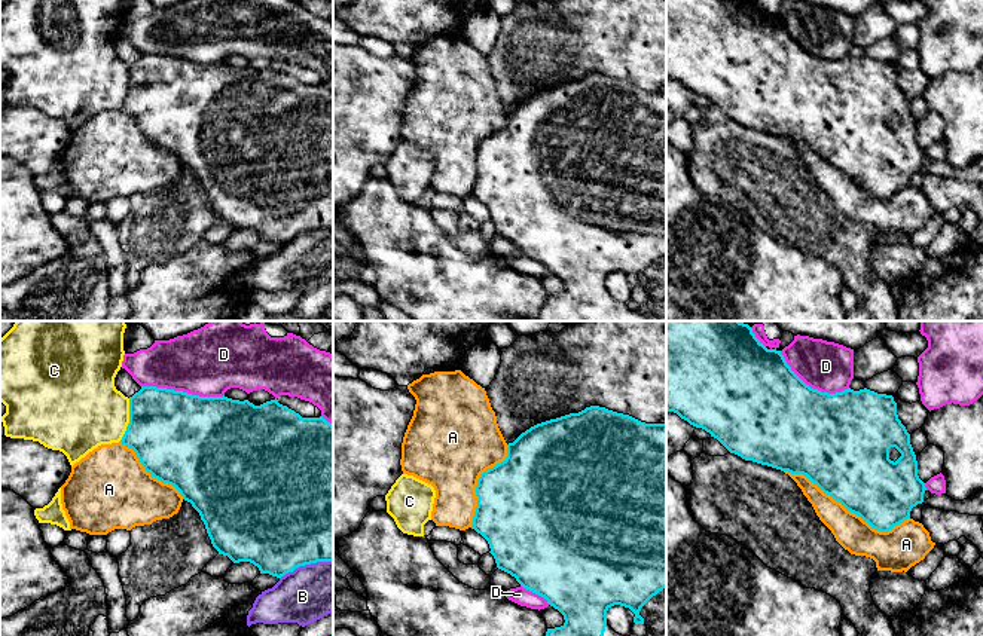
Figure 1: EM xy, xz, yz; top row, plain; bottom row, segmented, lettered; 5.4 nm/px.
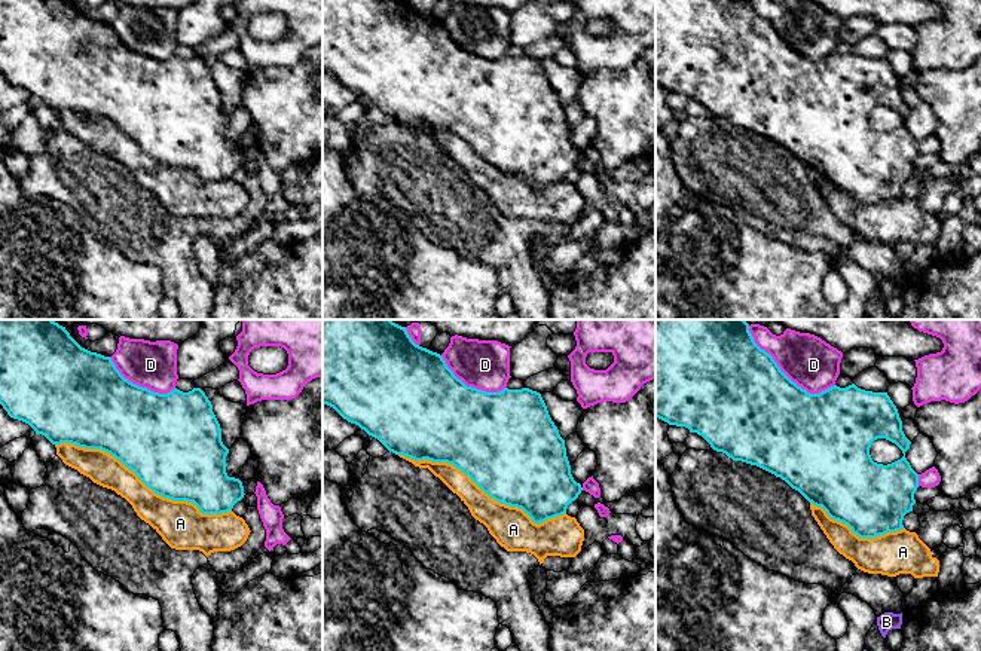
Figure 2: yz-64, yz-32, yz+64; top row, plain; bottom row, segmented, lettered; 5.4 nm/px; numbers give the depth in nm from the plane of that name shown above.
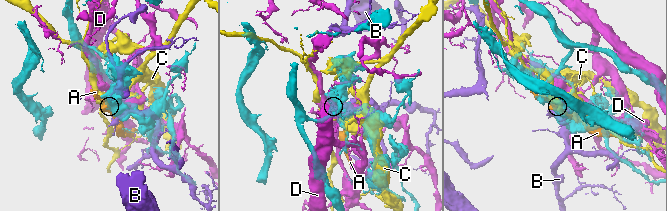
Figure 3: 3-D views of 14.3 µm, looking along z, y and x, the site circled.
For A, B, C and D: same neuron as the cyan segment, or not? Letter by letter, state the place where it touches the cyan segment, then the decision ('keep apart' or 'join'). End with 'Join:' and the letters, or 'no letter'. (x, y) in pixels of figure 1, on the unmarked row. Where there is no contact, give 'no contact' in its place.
A: contact yz (846, 176); keep apart
B: contact xy (305, 231); keep apart
C: contact xy (130, 86); keep apart
D: contact xy (182, 58); keep apart
Join: no letter

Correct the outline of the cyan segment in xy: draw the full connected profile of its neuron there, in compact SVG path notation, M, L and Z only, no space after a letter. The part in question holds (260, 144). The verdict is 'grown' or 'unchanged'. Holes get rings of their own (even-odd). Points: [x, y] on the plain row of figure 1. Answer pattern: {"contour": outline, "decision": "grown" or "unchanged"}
{"contour": "M141 53L138 59L129 64L129 91L120 110L135 119L152 144L174 153L183 166L192 171L205 192L213 214L233 230L250 229L259 235L260 241L281 245L299 233L333 229L333 92L323 83L302 85L294 77L280 71L277 65L254 73L248 67L239 68L225 62L199 64L167 55Z", "decision": "unchanged"}

